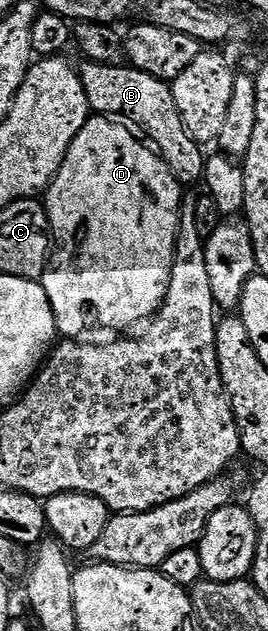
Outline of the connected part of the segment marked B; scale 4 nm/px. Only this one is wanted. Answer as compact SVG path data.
M84 61L82 65L78 67L79 79L85 88L87 105L96 115L110 116L134 130L135 137L162 158L181 184L203 182L205 154L199 151L202 150L200 143L189 136L177 112L177 100L173 100L173 92L168 83L157 80L157 76L149 76L149 72L141 72L130 64L110 66Z

